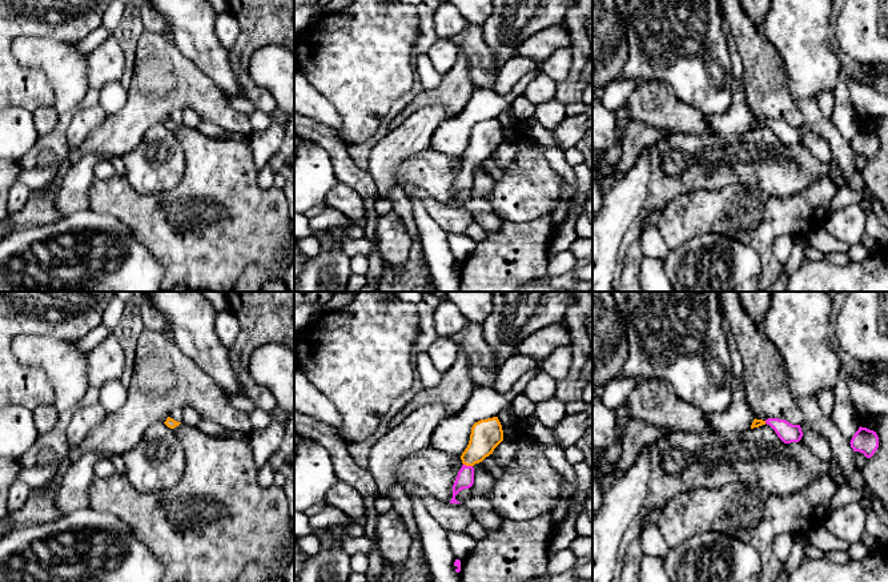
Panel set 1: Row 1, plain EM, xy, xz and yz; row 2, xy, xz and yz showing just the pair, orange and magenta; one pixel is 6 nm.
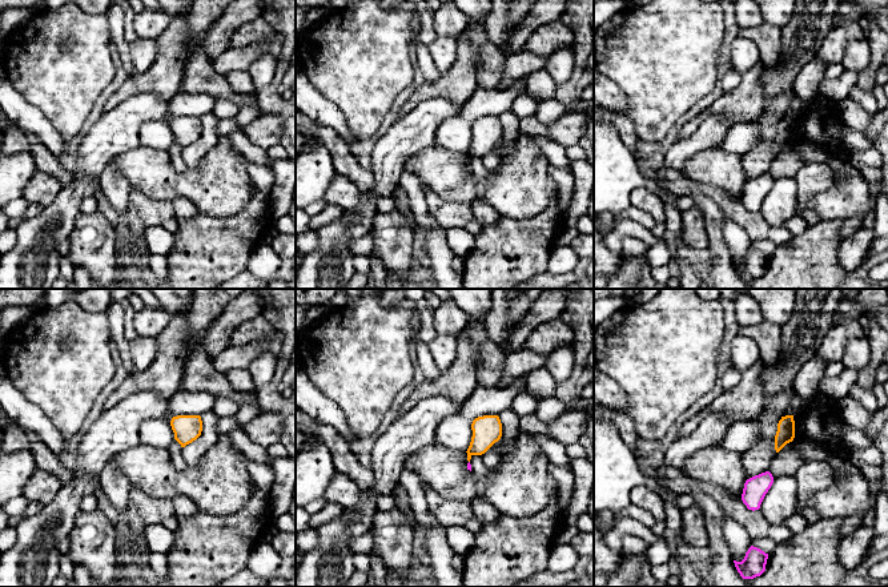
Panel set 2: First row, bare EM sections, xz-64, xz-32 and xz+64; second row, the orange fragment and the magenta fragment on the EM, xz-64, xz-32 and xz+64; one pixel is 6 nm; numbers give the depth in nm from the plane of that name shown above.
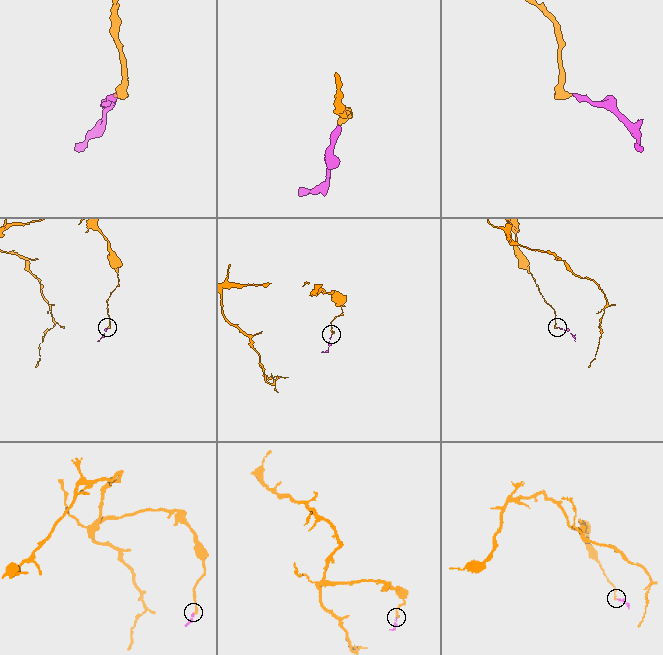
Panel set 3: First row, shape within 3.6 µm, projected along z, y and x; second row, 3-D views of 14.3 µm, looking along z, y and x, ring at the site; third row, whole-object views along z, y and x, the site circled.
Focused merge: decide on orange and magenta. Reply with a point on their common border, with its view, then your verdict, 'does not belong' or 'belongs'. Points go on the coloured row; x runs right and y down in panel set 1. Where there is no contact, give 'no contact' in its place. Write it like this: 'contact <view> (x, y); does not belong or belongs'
contact xz (467, 465); belongs

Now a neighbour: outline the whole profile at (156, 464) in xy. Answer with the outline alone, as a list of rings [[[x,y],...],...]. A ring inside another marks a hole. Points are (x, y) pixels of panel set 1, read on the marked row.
[[[164,422],[150,425],[141,441],[121,454],[125,479],[140,494],[170,489],[182,477],[185,453],[173,429]]]

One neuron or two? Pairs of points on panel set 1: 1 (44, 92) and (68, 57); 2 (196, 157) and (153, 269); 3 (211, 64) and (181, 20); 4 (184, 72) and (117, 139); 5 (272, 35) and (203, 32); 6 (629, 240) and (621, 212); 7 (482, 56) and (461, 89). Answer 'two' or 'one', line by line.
1: two
2: two
3: one
4: one
5: two
6: two
7: two

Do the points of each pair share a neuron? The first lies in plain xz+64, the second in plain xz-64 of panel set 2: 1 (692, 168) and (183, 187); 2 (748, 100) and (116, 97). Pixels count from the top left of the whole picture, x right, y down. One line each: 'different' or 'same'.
1: same
2: same

